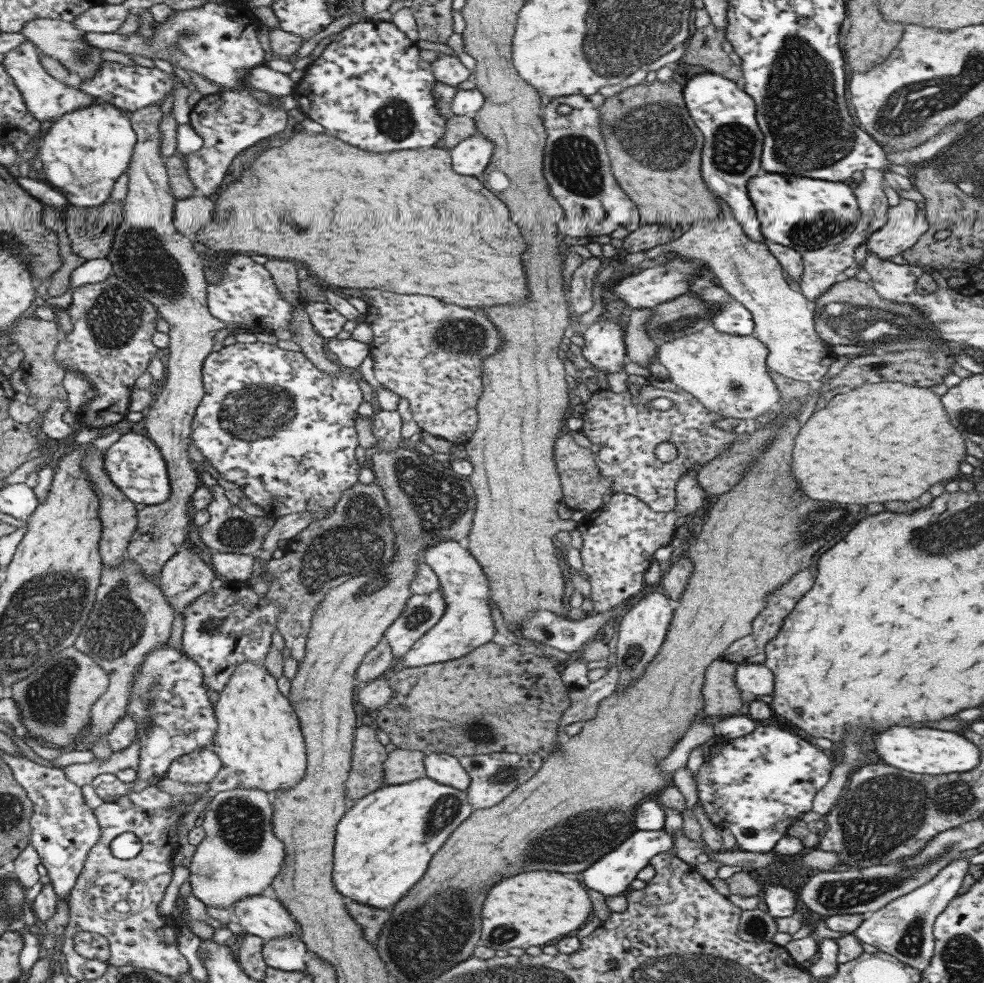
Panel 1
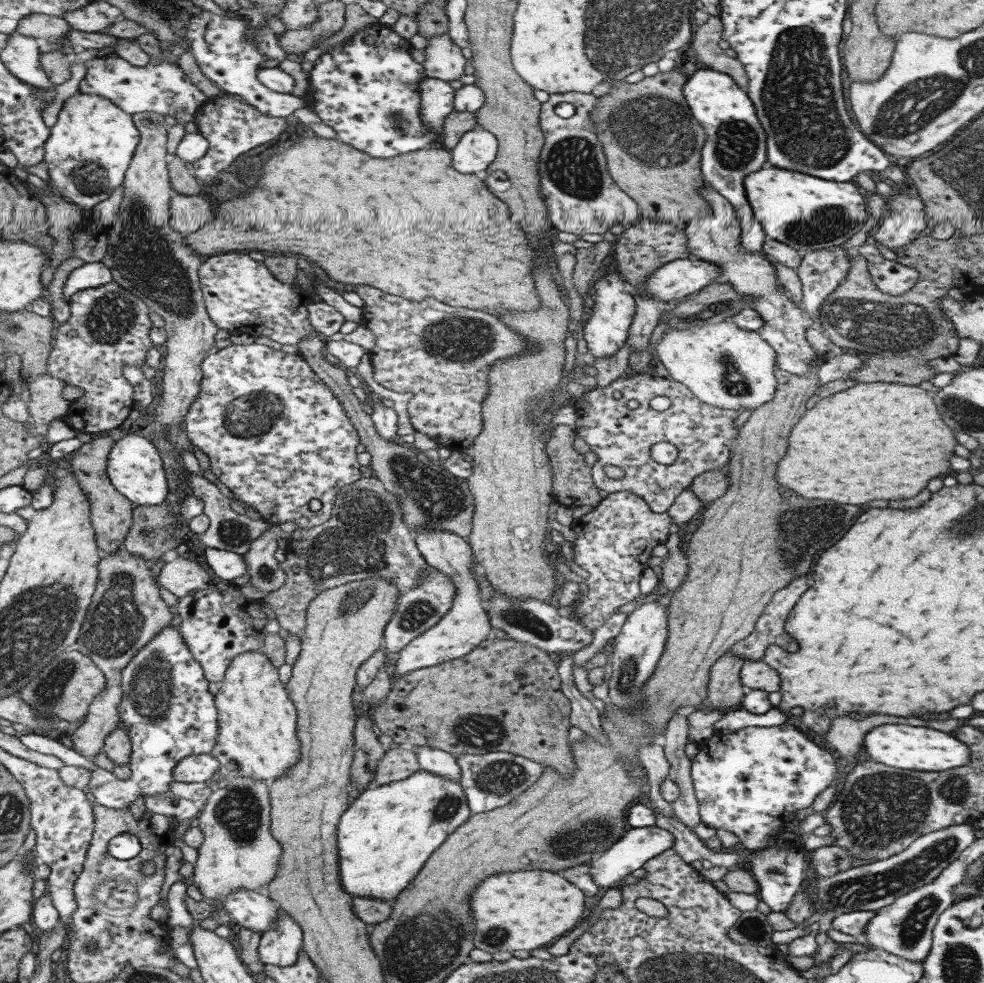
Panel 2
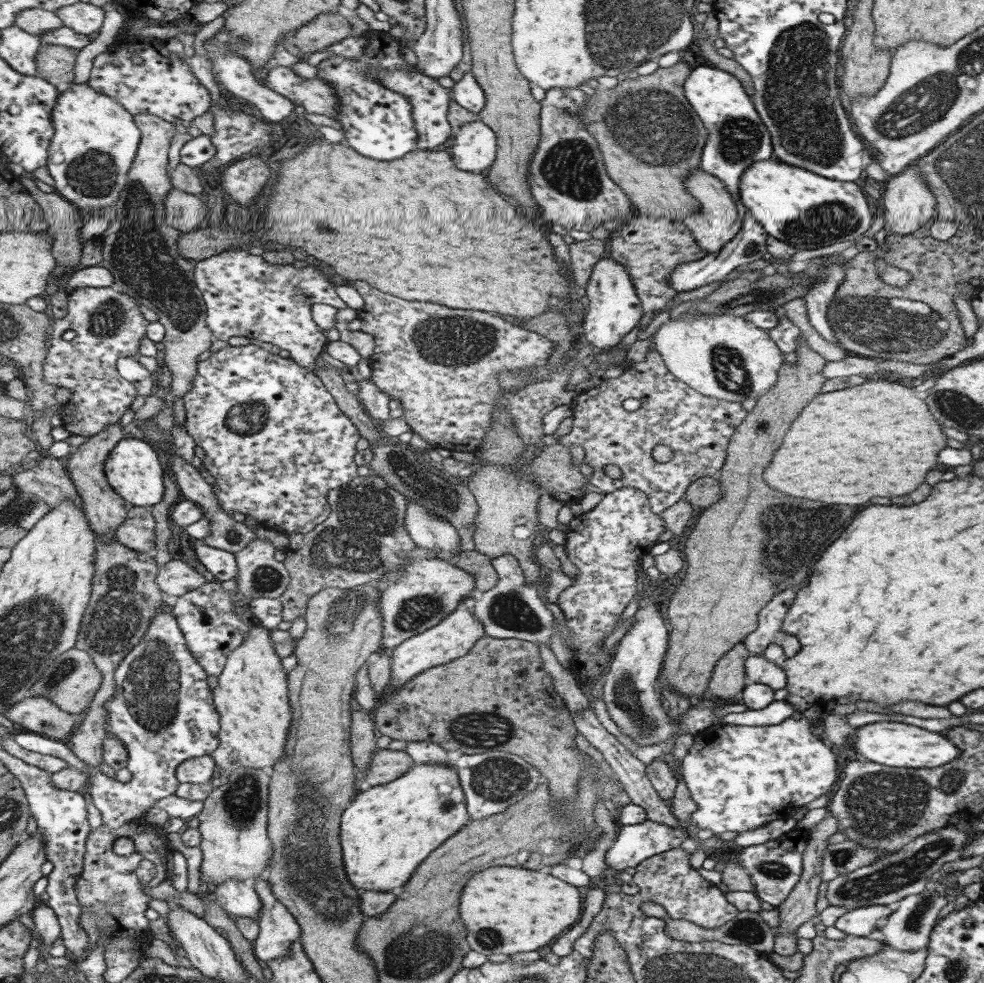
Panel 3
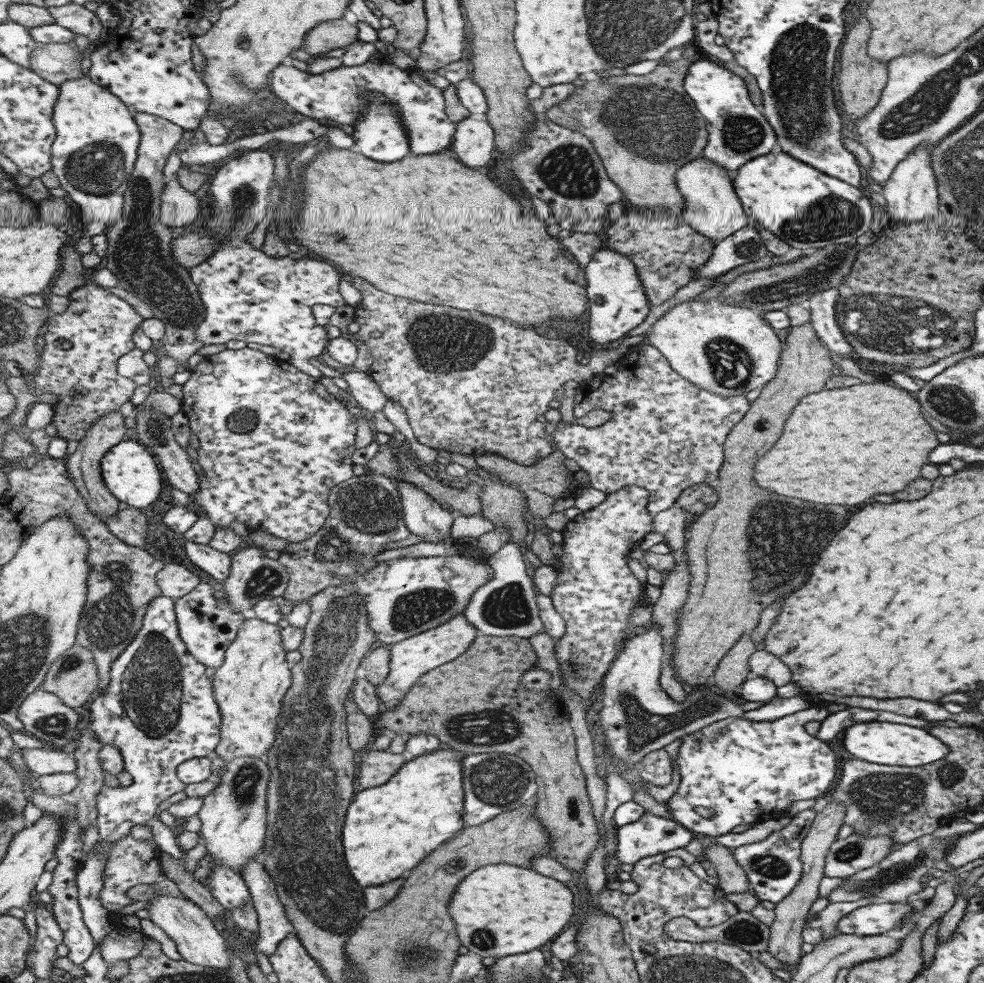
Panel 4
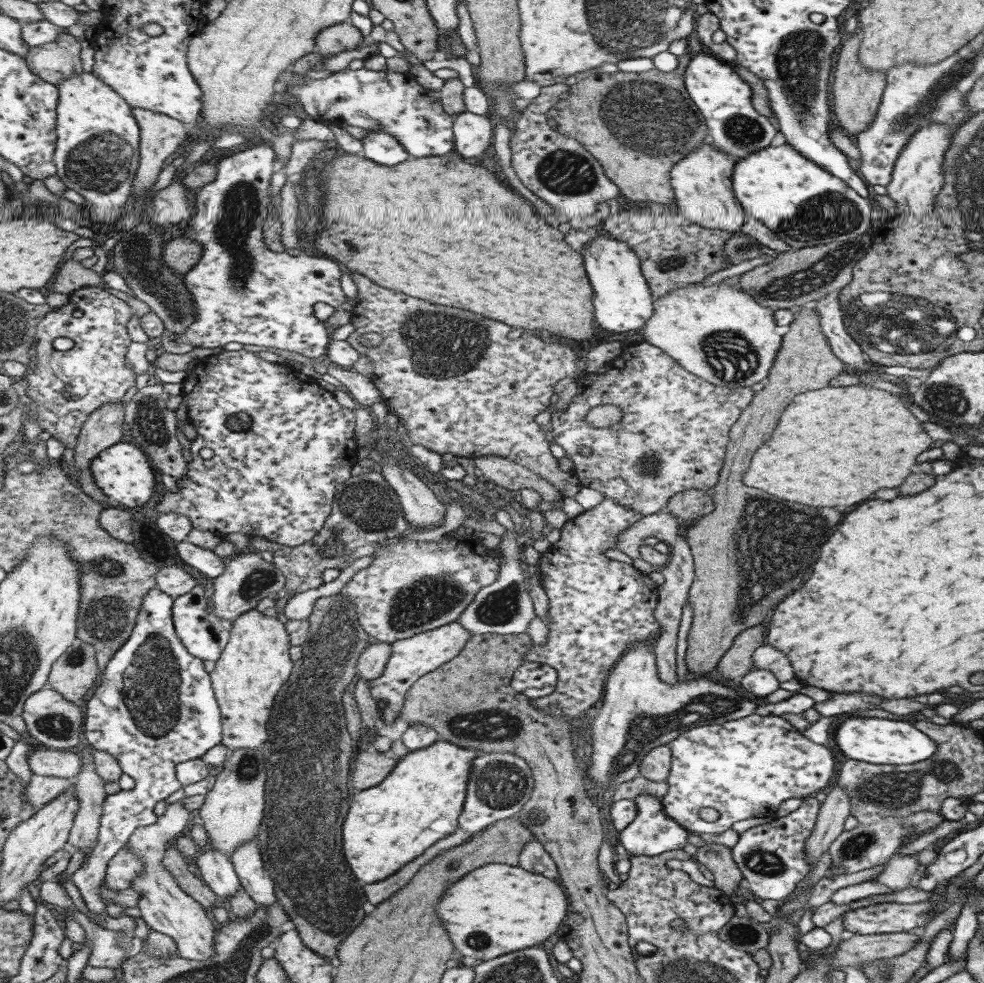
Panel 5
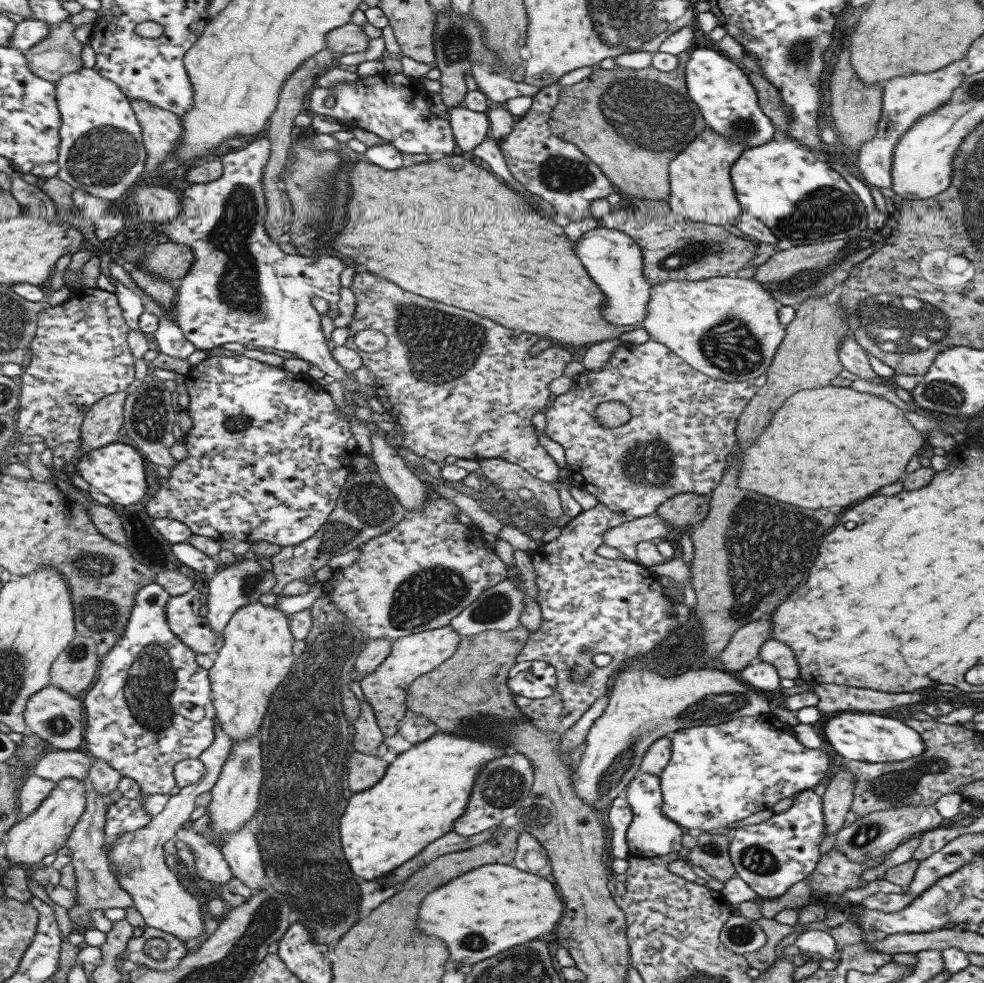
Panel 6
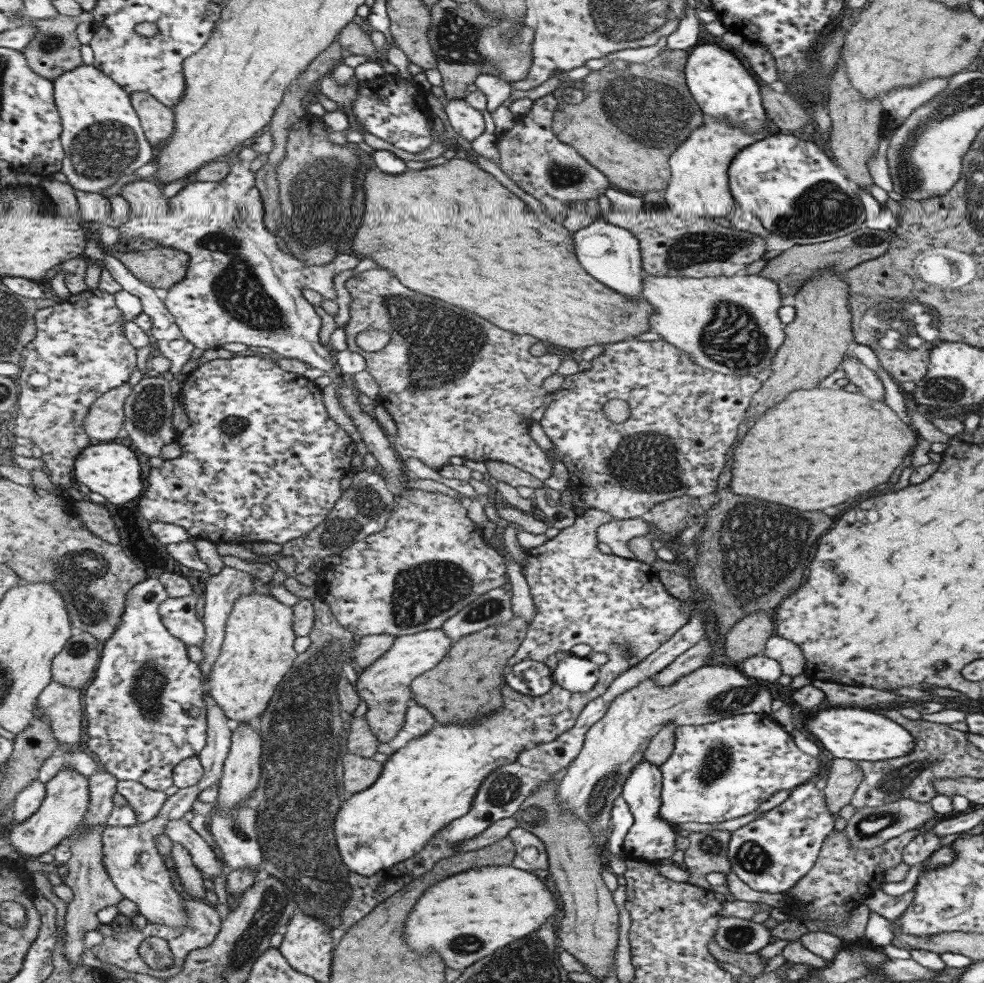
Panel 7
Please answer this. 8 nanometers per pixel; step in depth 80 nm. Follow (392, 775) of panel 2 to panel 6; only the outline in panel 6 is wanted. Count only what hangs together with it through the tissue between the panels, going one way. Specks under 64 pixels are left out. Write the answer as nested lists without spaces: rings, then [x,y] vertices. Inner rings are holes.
[[[353,752],[348,758],[348,788],[353,793],[358,793],[373,787],[385,774],[388,766],[389,763],[374,754]]]

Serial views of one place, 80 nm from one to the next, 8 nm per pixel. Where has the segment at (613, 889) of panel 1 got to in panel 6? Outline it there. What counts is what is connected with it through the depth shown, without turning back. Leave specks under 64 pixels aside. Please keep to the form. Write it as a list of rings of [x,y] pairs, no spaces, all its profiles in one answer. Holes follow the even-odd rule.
[[[638,772],[623,792],[624,801],[630,806],[632,820],[625,833],[628,857],[653,858],[678,852],[681,835],[685,830],[675,822],[669,821],[661,811],[662,794],[660,778],[651,773]]]

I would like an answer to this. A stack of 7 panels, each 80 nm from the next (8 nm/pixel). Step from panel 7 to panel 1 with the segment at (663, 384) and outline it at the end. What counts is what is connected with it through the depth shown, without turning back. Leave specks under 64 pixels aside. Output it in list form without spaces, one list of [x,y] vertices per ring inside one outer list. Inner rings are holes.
[[[643,384],[635,386],[632,391],[617,394],[609,390],[601,390],[589,396],[589,400],[582,401],[583,412],[580,414],[581,428],[583,434],[591,444],[597,444],[598,459],[596,467],[598,474],[604,478],[610,478],[610,490],[613,493],[623,492],[625,494],[636,496],[642,500],[653,512],[669,512],[675,504],[675,483],[682,474],[692,470],[692,466],[703,466],[710,460],[713,460],[728,446],[736,440],[737,433],[718,429],[713,425],[715,420],[721,420],[722,416],[708,411],[698,400],[689,395],[682,388],[675,387],[675,390],[663,390],[656,388],[653,384]],[[653,398],[668,398],[671,400],[671,406],[664,411],[656,410],[647,403]],[[634,400],[640,400],[635,403]],[[660,442],[670,442],[676,448],[676,457],[671,462],[661,462],[654,455],[654,448]]]

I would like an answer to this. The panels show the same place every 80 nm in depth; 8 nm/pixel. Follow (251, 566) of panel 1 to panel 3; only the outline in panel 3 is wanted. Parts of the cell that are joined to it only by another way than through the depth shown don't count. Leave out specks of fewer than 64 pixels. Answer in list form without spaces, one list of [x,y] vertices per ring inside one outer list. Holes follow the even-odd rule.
[[[199,542],[194,543],[193,550],[197,553],[197,559],[201,560],[201,563],[218,579],[218,582],[233,580],[239,576],[237,554]]]

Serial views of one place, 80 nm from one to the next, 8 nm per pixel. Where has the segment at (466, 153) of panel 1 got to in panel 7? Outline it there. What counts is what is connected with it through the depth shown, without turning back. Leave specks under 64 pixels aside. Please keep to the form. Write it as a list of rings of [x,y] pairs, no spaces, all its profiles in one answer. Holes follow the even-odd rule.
[[[463,99],[443,102],[445,118],[449,128],[465,141],[473,141],[484,132],[481,113],[476,108],[467,106]]]

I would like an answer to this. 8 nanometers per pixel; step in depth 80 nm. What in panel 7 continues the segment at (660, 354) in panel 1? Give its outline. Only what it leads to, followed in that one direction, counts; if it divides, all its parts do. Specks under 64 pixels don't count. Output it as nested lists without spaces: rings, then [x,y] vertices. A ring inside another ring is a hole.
[[[645,272],[642,273],[642,297],[652,306],[652,315],[649,319],[650,330],[658,334],[663,342],[677,347],[680,351],[686,352],[700,367],[720,372],[726,375],[744,375],[755,376],[760,370],[767,369],[770,366],[771,359],[775,354],[776,348],[781,345],[785,334],[783,329],[785,325],[779,320],[777,311],[781,306],[781,296],[776,282],[771,279],[763,278],[758,274],[747,275],[738,272],[733,276],[713,276],[703,278],[687,278],[684,276],[653,276]]]

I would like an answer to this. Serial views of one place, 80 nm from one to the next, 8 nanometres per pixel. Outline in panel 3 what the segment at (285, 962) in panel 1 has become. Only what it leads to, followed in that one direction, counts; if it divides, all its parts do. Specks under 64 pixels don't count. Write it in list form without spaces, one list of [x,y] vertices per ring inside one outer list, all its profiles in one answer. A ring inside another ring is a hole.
[[[265,875],[253,882],[262,902],[260,935],[253,944],[255,954],[262,962],[288,957],[292,944],[301,938],[301,925],[277,898],[272,883]]]

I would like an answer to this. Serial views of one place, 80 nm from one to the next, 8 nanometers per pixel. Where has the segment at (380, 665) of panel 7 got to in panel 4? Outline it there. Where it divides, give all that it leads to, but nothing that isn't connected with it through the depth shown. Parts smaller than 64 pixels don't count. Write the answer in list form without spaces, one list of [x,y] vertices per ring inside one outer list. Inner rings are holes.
[[[460,613],[435,628],[430,628],[418,635],[399,640],[398,643],[388,646],[390,649],[389,674],[385,676],[385,680],[379,686],[374,687],[376,697],[381,702],[384,713],[389,713],[398,706],[410,688],[426,675],[425,672],[429,672],[429,670],[433,670],[433,668],[437,668],[437,666],[441,666],[463,654],[477,634],[479,634],[477,630]]]

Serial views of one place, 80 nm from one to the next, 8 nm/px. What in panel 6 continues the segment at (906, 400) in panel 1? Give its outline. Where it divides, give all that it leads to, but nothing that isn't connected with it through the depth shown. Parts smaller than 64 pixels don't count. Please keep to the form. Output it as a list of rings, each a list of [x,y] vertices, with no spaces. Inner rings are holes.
[[[832,385],[798,390],[775,409],[759,438],[743,449],[736,484],[809,510],[847,506],[895,482],[921,446],[923,436],[883,397]]]

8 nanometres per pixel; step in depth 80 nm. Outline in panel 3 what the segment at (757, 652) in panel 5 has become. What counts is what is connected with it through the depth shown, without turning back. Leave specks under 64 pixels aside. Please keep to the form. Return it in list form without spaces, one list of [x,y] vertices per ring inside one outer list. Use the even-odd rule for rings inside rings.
[[[761,654],[749,655],[744,662],[746,684],[765,684],[773,690],[785,687],[785,672]]]

